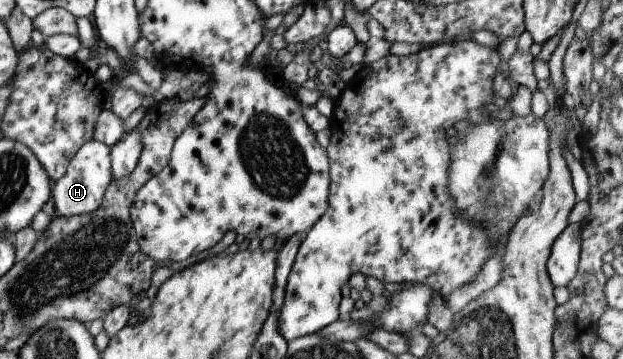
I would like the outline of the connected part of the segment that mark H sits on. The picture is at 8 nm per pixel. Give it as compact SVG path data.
M94 139L84 142L74 153L74 157L69 158L64 175L54 183L54 187L50 191L54 217L84 215L98 209L102 203L104 191L112 180L109 147Z

